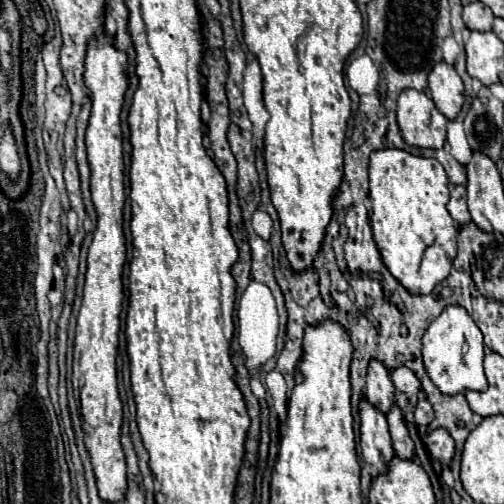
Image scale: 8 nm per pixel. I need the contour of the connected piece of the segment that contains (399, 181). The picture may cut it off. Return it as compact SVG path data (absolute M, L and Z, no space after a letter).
M380 149L376 153L372 153L370 157L370 203L372 203L372 217L370 217L370 223L372 223L372 235L374 235L374 241L378 245L378 251L382 255L382 261L384 265L388 267L388 271L414 295L428 295L434 291L434 287L438 283L442 283L448 275L450 275L450 269L452 269L452 259L456 257L456 235L458 235L458 225L456 221L452 219L452 215L448 213L446 209L446 203L448 203L448 195L450 195L450 181L446 177L446 171L444 167L436 161L436 159L430 159L430 157L418 157L418 155L412 155L404 149Z

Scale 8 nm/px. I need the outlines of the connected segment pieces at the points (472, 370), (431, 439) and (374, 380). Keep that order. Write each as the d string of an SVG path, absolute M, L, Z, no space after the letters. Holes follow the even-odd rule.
M462 305L444 307L444 311L430 323L430 327L422 337L422 357L432 383L442 393L454 395L454 393L464 393L466 389L484 391L488 387L482 367L482 357L484 357L482 333ZM464 343L468 345L468 349L464 349Z
M438 427L426 435L426 447L434 457L438 457L446 463L450 463L450 459L454 455L454 439L442 427Z
M372 359L370 365L368 365L366 397L382 413L388 413L390 405L394 403L394 385L392 385L392 379L390 379L390 371L378 359Z

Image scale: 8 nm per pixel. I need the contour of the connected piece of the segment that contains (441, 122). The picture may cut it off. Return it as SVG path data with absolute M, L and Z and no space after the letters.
M406 89L398 97L396 109L402 137L408 145L442 149L446 143L448 119L436 109L426 91Z

